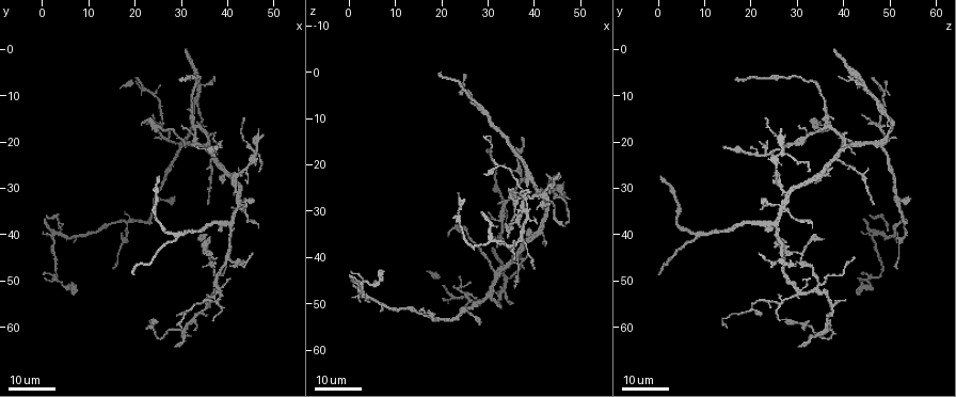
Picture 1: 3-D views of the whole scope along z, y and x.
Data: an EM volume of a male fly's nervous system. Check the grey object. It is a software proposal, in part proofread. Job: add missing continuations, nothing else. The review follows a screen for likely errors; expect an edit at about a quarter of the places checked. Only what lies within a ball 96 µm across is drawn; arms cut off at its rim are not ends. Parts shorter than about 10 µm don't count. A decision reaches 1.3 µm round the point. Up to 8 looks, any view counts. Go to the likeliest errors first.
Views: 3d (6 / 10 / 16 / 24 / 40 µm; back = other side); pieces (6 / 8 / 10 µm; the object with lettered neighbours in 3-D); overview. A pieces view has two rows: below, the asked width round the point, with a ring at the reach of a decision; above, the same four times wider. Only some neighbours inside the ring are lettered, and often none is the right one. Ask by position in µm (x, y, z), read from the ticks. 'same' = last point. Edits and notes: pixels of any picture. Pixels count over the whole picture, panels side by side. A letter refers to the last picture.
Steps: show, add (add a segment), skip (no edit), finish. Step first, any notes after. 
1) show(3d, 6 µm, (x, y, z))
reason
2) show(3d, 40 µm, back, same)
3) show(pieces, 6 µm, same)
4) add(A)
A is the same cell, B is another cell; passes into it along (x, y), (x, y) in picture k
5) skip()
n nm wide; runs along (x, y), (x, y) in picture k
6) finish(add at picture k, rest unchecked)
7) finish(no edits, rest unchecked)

show(3d, 16 µm, (37.5, 21.5, 14.0))

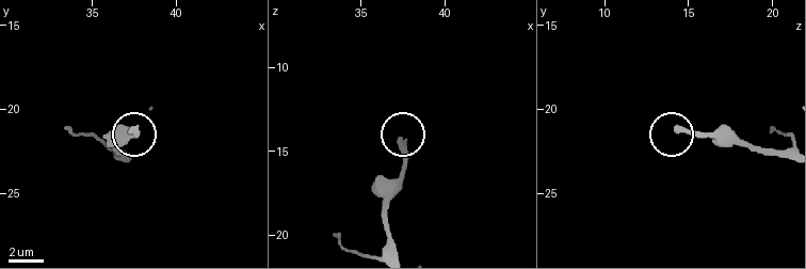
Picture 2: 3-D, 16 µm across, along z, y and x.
show(3d, 10 µm, (37.2, 21.1, 14.3))
zoom in

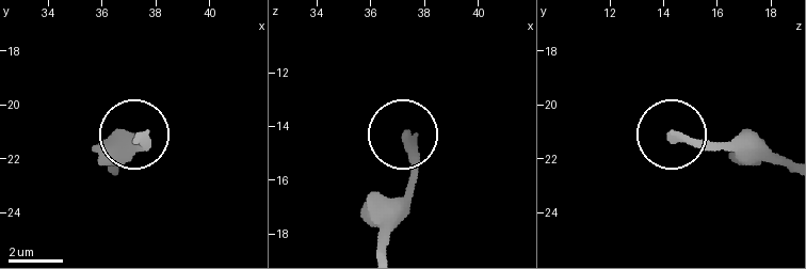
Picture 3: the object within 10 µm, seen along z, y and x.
show(pieces, 6 µm, (37.4, 21.2, 14.3))

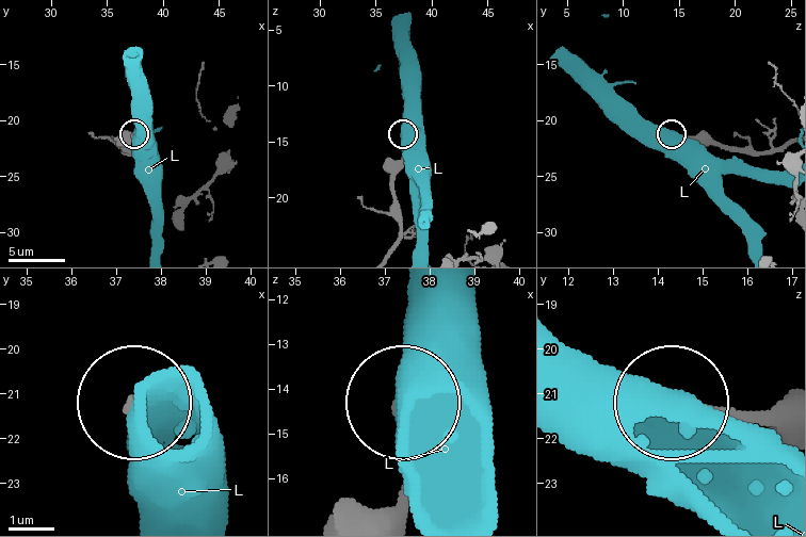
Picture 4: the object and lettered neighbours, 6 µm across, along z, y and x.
skip()
L is another cell; no lettered segment goes on from it

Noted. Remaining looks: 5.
show(3d, 24 µm, (28.5, 64.5, 31.0))
branch stops here

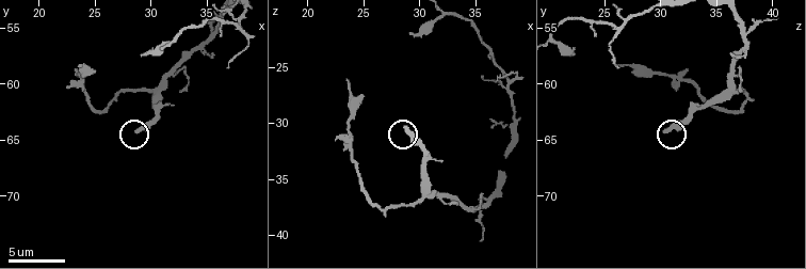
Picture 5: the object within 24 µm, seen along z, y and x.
show(pieces, 6 µm, (28.6, 64.0, 30.2))

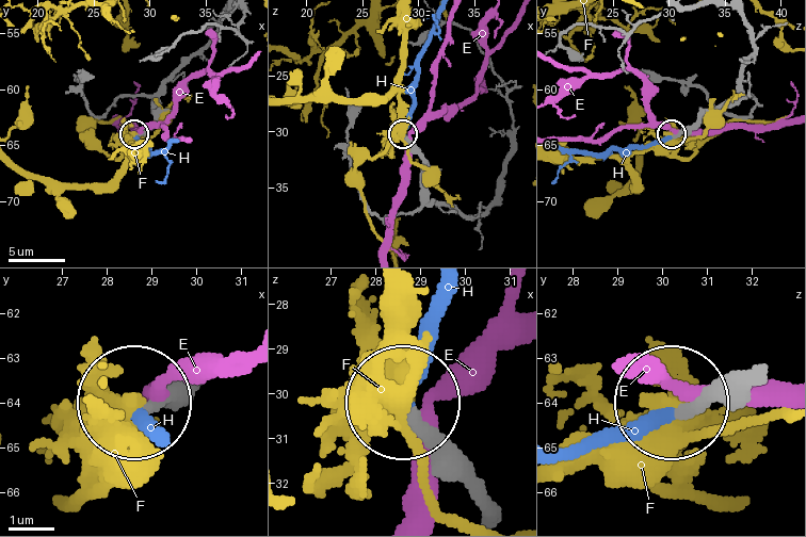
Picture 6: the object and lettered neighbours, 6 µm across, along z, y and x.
add(H)
H is the same cell, E and F are other cells; it goes on there

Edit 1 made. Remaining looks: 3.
show(3d, 16 µm, (23.5, 58.5, 26.0))
an open end

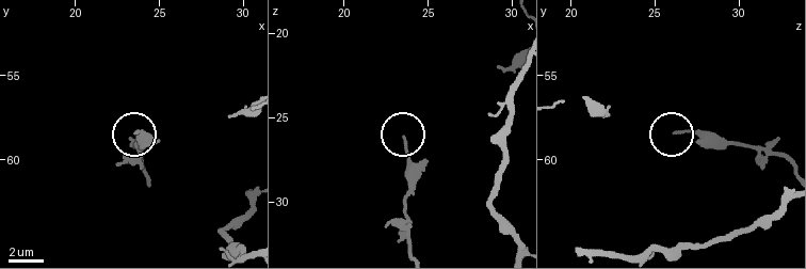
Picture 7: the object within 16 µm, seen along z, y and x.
show(pieces, 6 µm, (23.8, 58.5, 26.3))

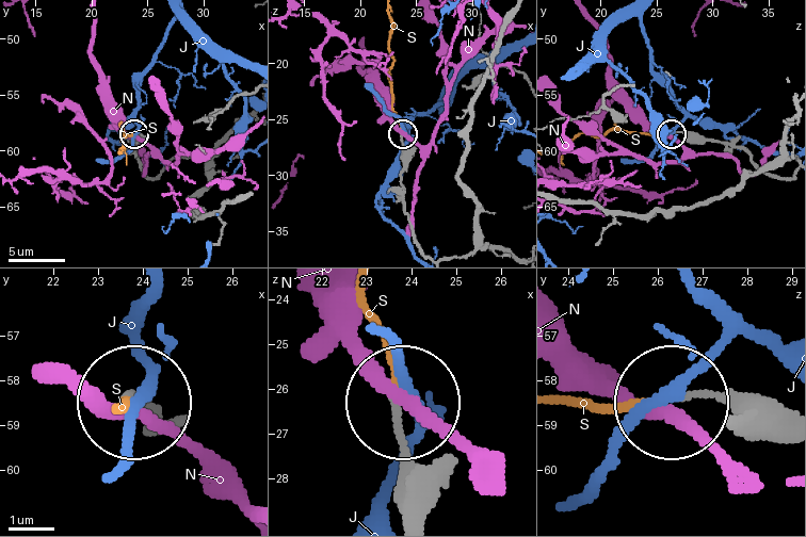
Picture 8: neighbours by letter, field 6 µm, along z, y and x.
add(S)
S is the same cell, J and N are other cells; the neuron continues

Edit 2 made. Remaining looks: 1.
finish(add at picture 6, add at picture 8, rest unchecked)

